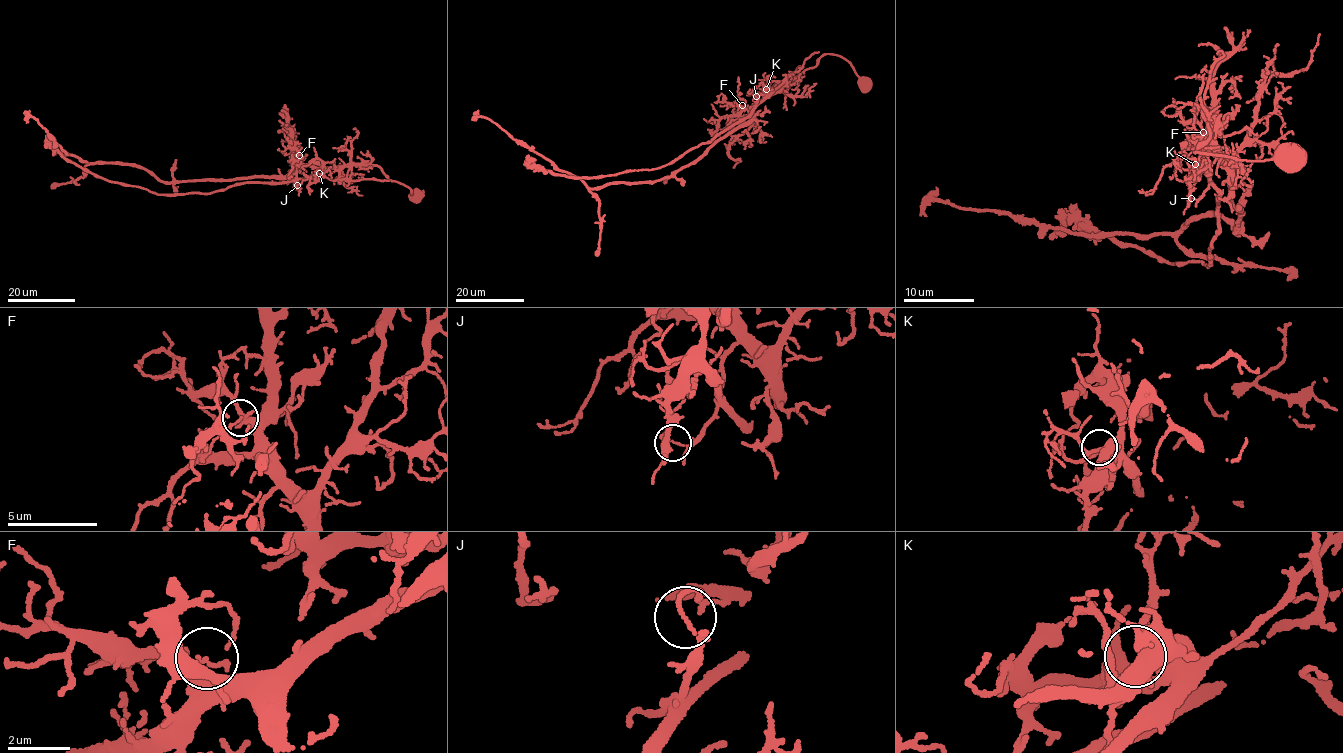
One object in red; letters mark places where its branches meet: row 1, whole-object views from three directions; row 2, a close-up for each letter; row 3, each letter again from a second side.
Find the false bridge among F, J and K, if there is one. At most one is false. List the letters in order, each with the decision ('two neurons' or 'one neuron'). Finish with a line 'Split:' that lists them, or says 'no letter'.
F: one neuron
J: two neurons
K: one neuron
Split: J

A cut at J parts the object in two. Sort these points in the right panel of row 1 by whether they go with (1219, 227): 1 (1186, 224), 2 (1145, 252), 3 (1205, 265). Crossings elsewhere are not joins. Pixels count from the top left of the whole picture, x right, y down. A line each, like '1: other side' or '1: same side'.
1: other side
2: same side
3: same side

